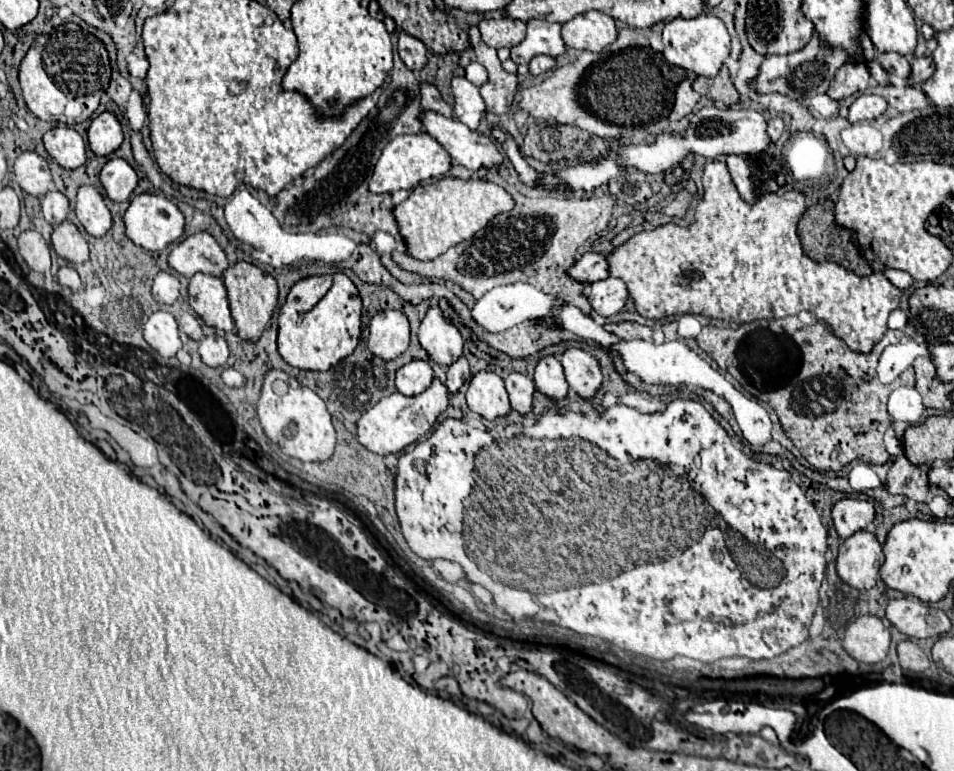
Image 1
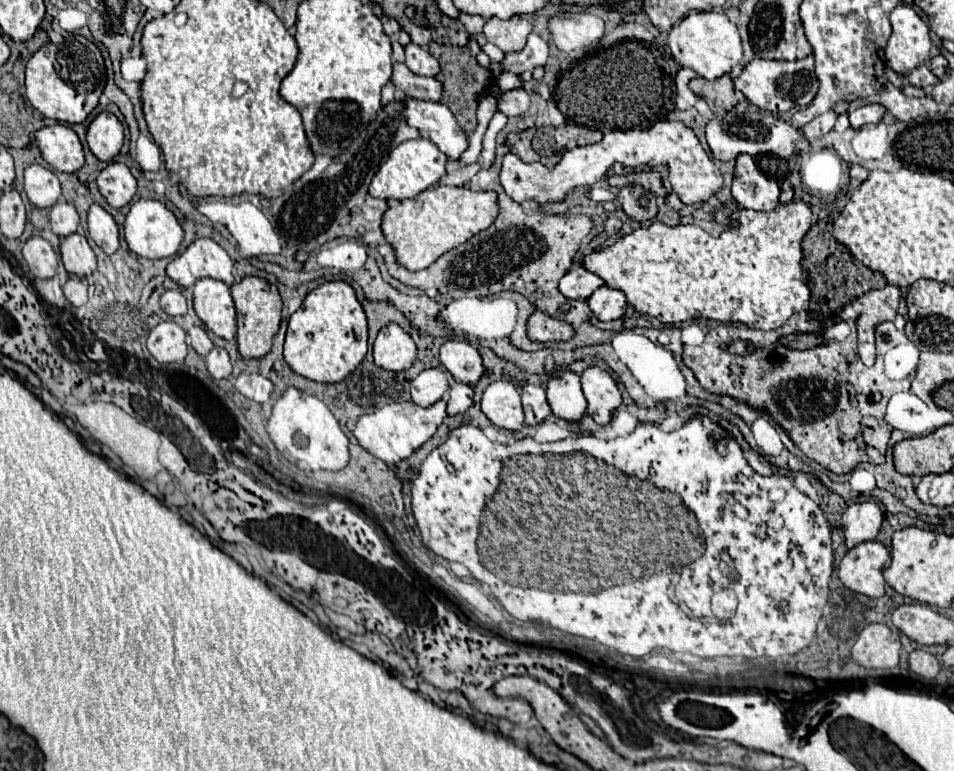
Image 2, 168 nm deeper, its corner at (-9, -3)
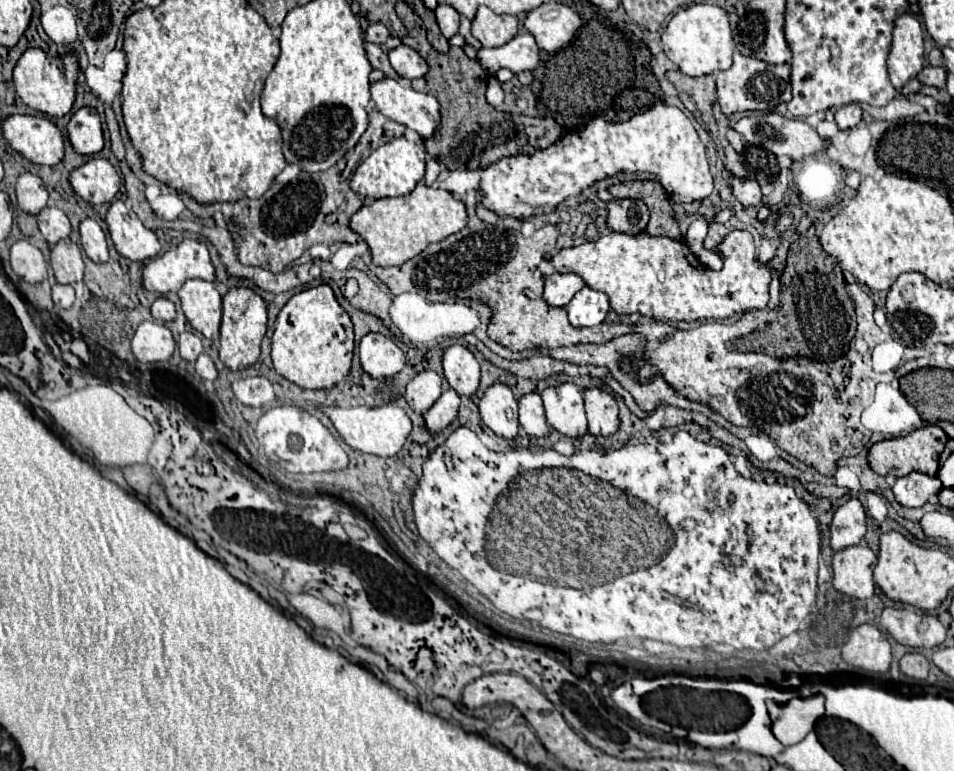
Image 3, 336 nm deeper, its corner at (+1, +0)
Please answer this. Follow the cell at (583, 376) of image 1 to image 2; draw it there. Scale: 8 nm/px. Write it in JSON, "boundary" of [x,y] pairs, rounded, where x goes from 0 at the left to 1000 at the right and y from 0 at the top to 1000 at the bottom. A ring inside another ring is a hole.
{"boundary":[[[618,473],[608,486],[610,492],[610,507],[616,520],[614,536],[623,541],[627,551],[635,551],[646,533],[646,528],[652,523],[650,507],[646,502],[646,494],[639,489],[637,481]]]}

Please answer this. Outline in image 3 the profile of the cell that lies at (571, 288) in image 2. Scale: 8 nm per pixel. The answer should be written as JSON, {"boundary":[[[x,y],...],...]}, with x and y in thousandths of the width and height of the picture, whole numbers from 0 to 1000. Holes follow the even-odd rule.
{"boundary":[[[579,355],[570,361],[570,392],[579,399],[591,399],[606,376],[612,374],[612,366],[604,355]]]}

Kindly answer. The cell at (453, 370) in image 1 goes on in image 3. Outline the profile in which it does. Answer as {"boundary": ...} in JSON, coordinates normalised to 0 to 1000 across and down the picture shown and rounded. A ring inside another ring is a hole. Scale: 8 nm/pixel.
{"boundary":[[[470,503],[468,508],[463,508],[463,514],[457,519],[457,524],[444,537],[447,555],[453,563],[463,560],[480,540],[480,527],[482,527],[482,514],[478,511],[478,506]]]}

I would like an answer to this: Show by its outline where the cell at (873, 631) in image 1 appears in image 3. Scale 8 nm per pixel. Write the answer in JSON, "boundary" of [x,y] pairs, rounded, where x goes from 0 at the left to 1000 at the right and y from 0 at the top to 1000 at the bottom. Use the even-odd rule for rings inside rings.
{"boundary":[[[912,809],[893,817],[889,833],[883,838],[883,856],[908,872],[931,872],[935,848],[929,825]]]}

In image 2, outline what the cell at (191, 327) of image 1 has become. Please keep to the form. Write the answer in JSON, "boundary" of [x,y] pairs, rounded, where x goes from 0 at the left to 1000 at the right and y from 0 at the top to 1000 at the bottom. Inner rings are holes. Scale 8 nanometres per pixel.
{"boundary":[[[201,424],[201,427],[197,429],[197,435],[199,435],[199,442],[201,442],[201,450],[203,450],[205,458],[210,458],[210,460],[216,460],[216,458],[224,450],[224,445],[220,442],[220,437],[218,437],[218,432],[216,432],[214,424]]]}

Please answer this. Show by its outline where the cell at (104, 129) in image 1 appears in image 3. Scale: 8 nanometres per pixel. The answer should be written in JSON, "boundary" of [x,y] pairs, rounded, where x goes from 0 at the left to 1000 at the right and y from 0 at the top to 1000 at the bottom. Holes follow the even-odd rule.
{"boundary":[[[84,140],[71,158],[71,179],[82,200],[103,200],[109,189],[105,150],[99,140]]]}

